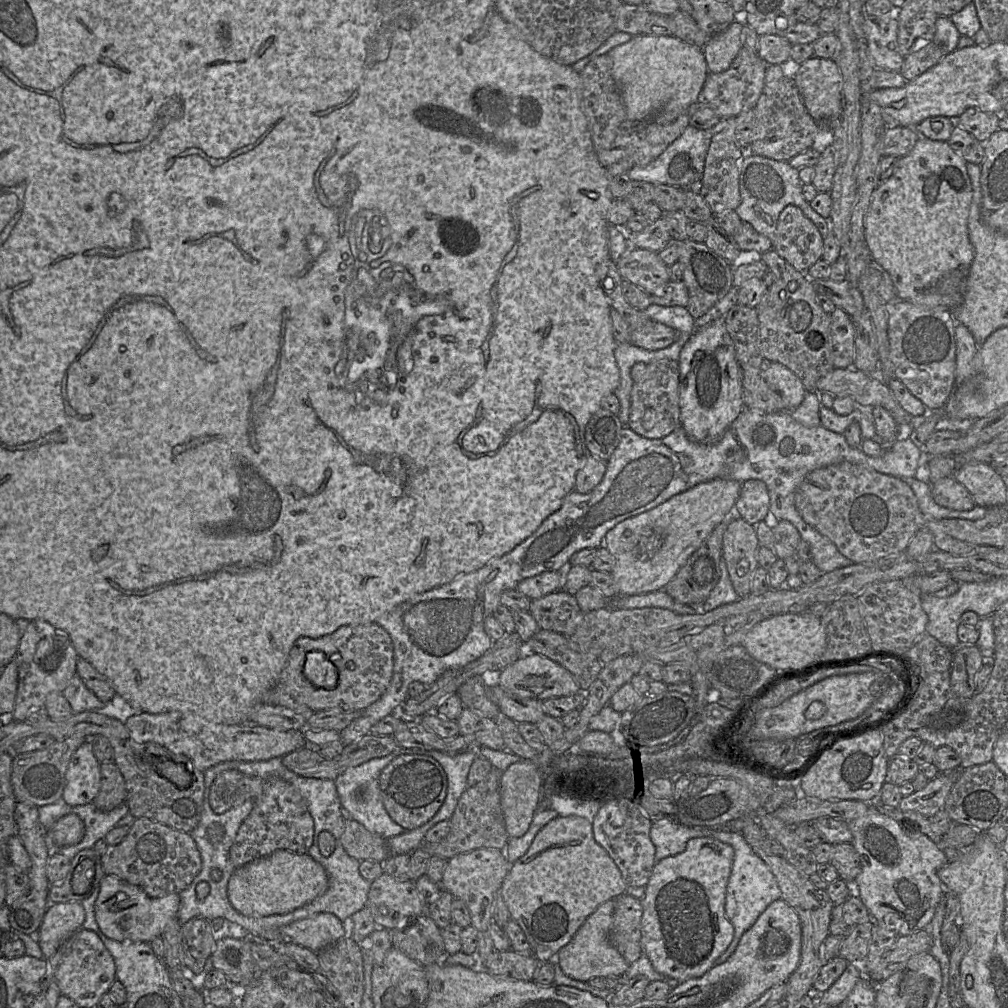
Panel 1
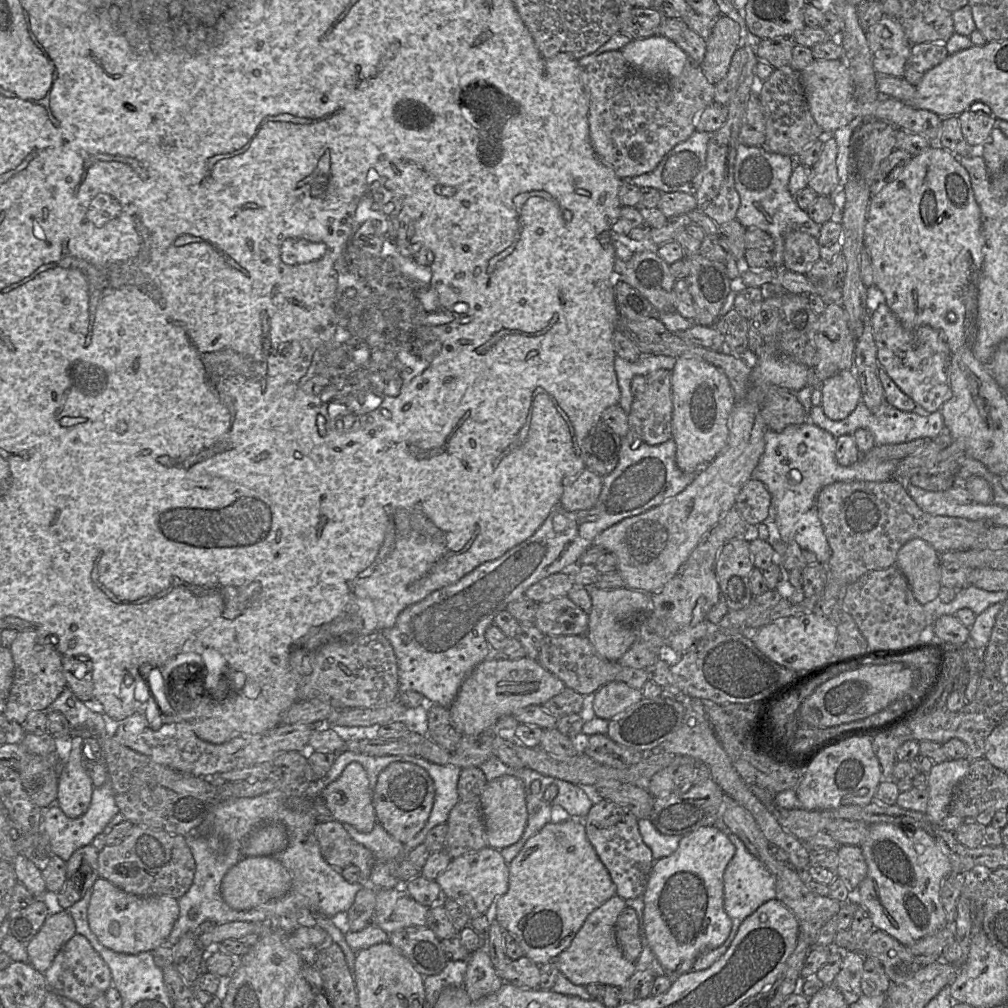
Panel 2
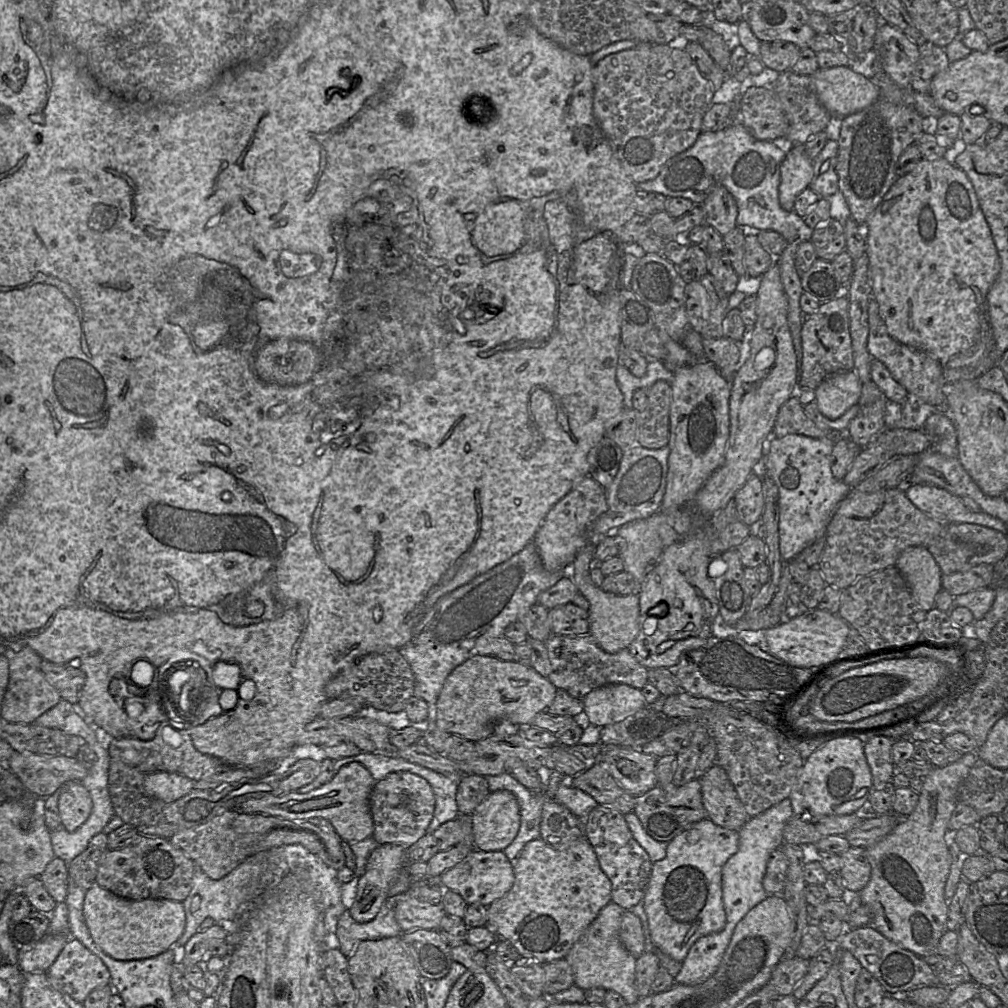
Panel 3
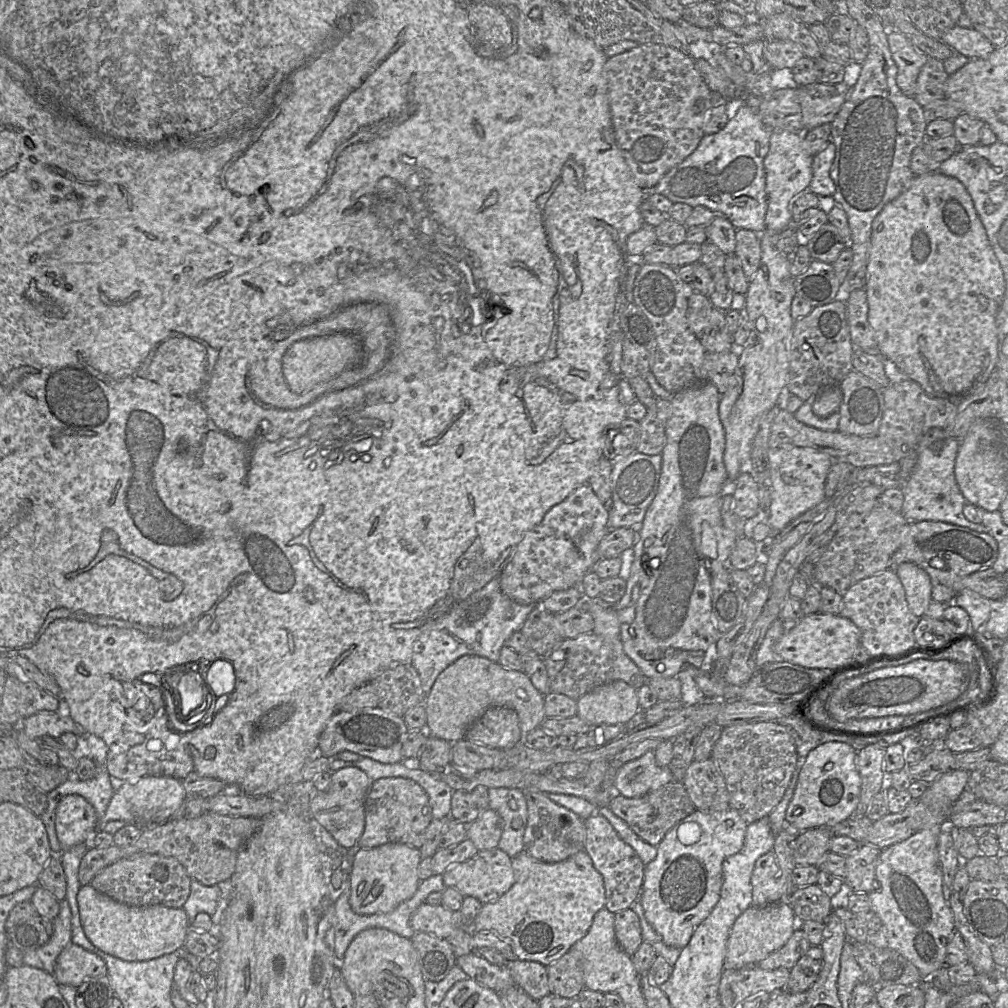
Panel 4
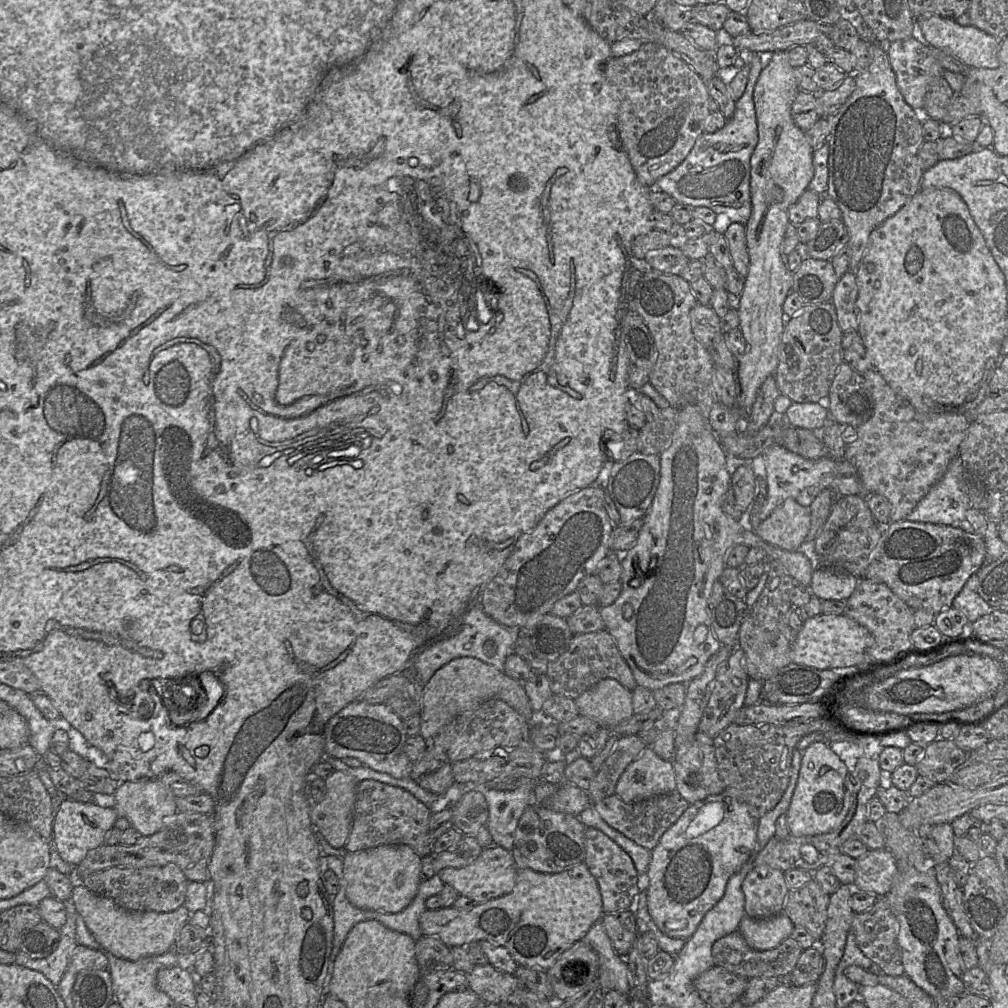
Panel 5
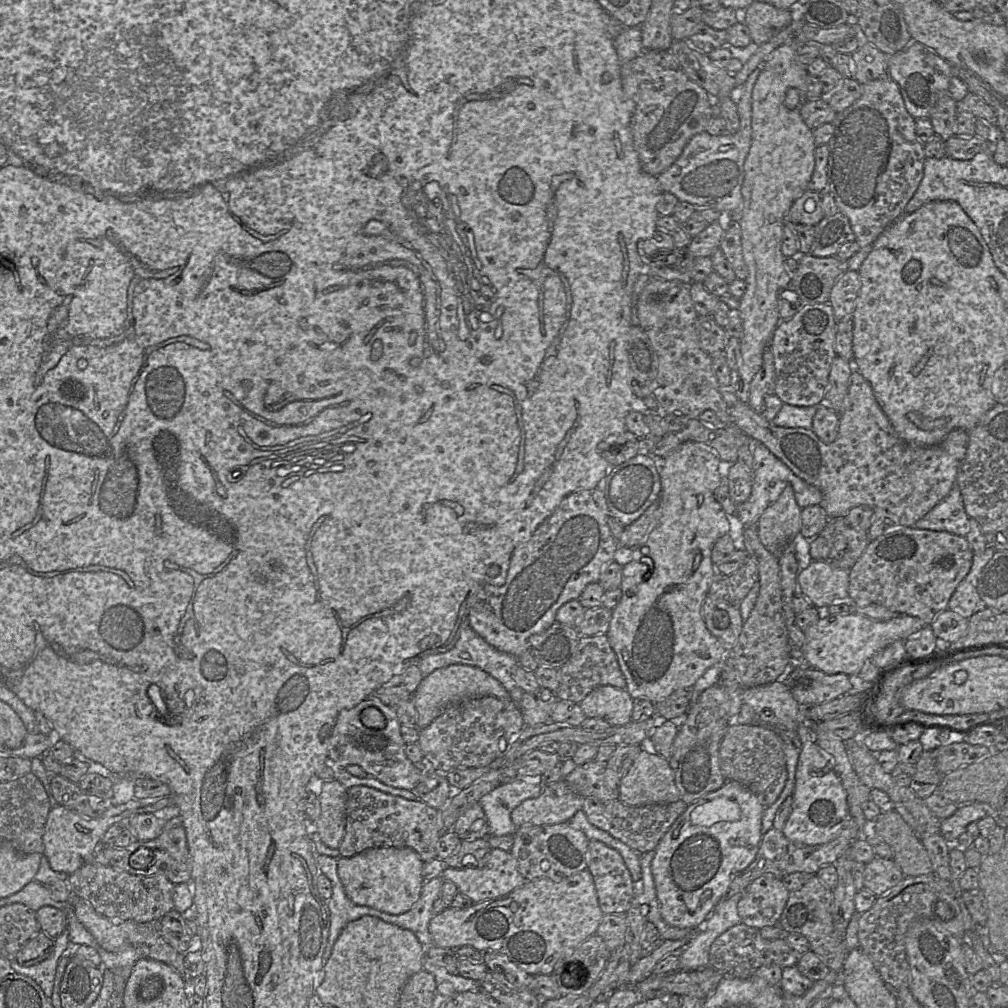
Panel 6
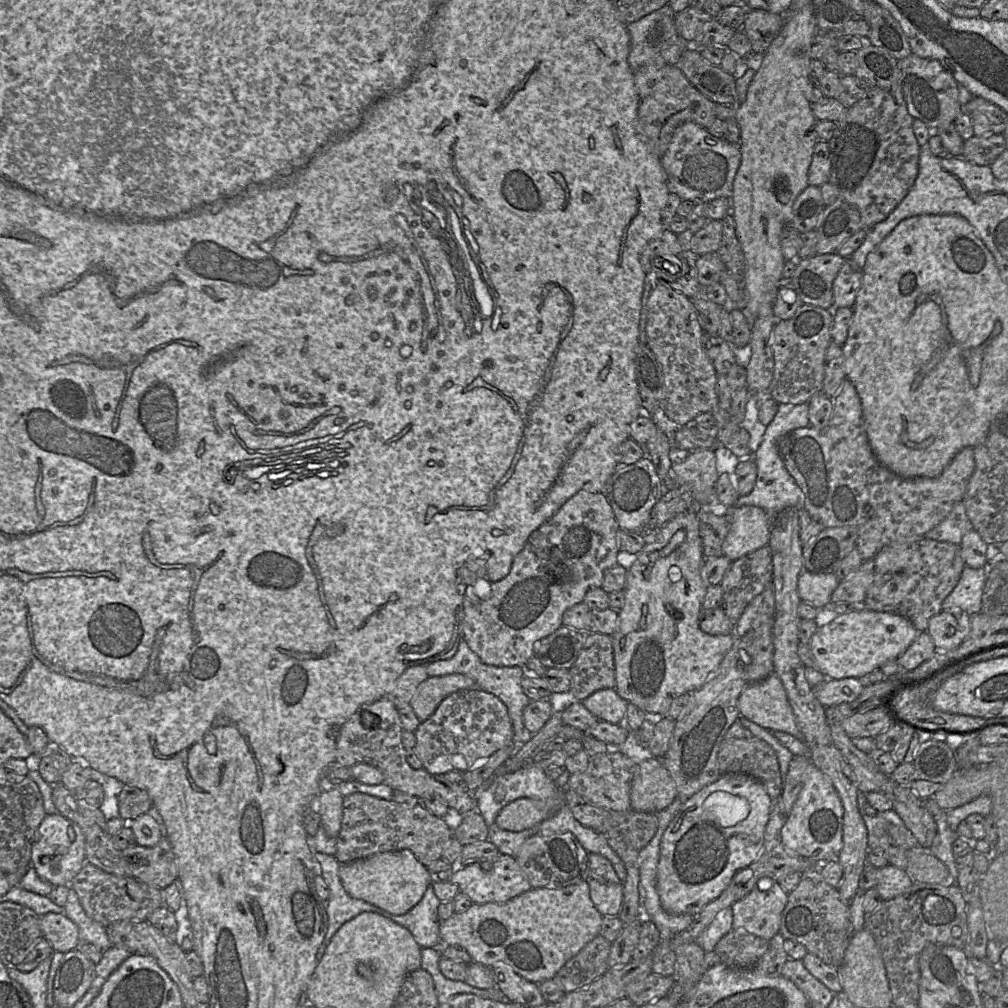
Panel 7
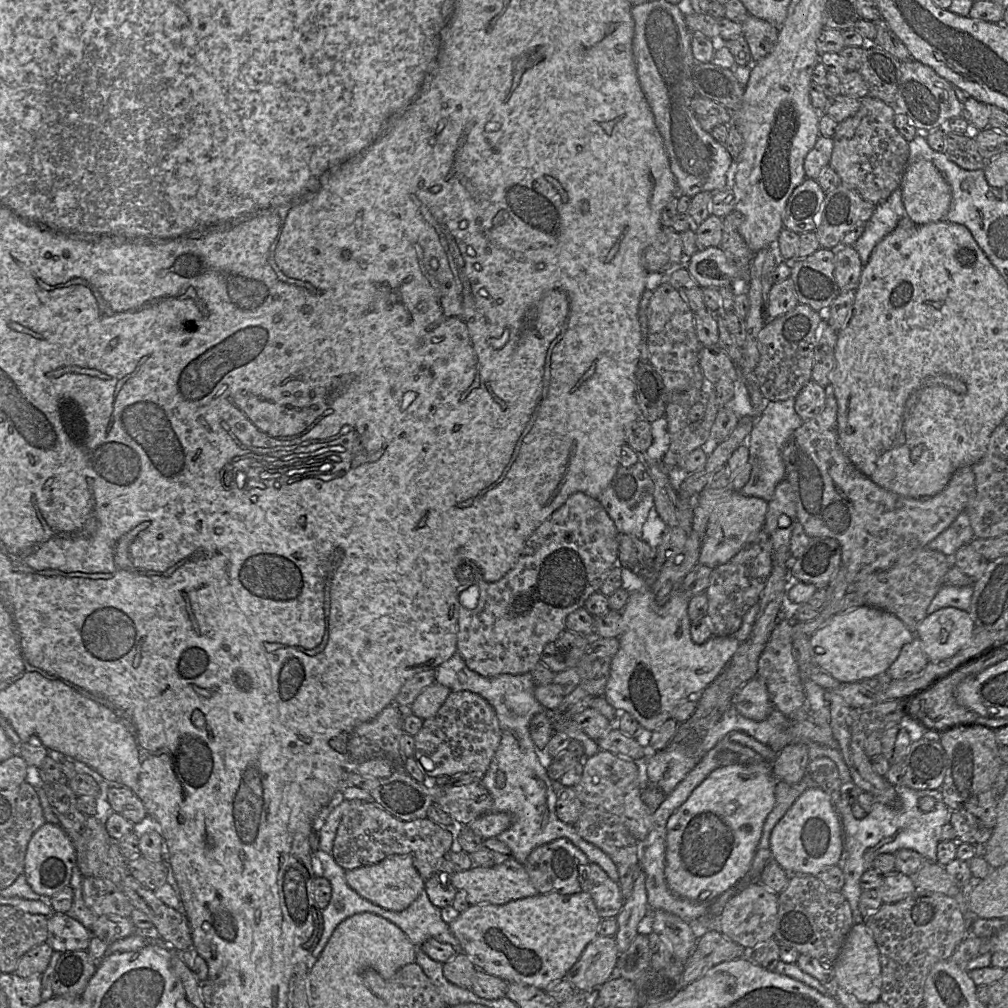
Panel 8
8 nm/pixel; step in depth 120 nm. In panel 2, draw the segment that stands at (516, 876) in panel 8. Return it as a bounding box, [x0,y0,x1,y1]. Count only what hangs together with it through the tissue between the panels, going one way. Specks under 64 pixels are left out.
[435,846,509,920]

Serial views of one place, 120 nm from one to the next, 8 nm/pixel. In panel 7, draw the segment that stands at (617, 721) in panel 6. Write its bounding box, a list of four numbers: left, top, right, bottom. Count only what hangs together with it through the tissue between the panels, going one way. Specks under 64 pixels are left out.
[582,689,628,724]

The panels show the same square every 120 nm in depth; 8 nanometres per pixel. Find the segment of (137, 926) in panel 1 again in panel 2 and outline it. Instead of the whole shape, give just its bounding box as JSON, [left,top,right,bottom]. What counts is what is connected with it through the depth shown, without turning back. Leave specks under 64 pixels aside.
[87,878,179,954]

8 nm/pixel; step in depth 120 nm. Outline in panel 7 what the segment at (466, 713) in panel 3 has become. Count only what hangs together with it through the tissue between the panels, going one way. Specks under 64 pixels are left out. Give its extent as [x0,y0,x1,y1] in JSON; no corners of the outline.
[410,674,478,722]

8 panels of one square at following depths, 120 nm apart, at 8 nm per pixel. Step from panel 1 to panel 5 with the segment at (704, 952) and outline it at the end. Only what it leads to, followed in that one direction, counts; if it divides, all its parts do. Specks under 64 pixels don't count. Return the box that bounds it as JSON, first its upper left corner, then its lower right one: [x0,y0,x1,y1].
[641,789,758,939]

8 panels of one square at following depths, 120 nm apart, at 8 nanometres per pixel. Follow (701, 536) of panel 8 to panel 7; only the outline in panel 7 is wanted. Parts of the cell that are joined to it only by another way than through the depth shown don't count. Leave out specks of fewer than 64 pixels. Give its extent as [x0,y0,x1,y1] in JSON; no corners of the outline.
[722,506,772,561]

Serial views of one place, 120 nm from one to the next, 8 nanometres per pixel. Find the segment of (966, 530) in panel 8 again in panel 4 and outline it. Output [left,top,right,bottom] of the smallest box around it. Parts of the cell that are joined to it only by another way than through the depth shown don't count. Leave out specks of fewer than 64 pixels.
[901,427,987,533]

